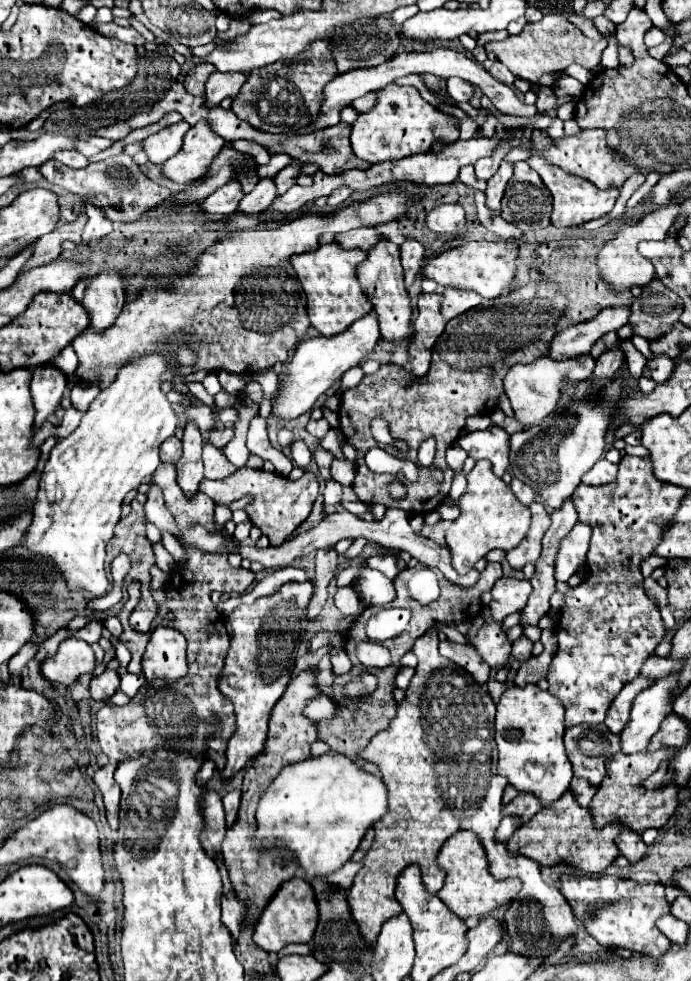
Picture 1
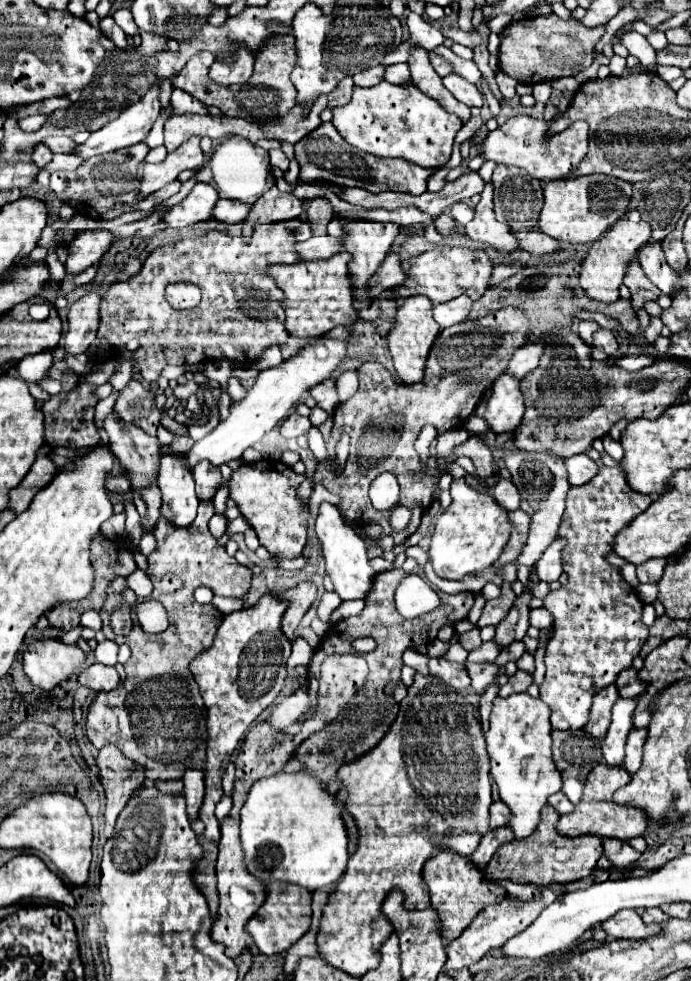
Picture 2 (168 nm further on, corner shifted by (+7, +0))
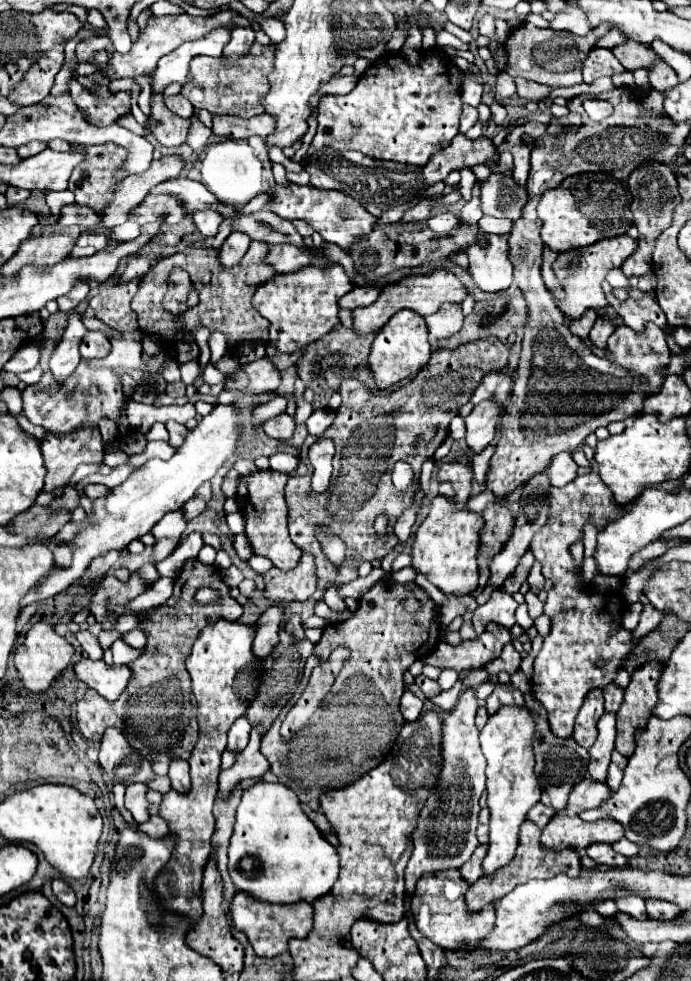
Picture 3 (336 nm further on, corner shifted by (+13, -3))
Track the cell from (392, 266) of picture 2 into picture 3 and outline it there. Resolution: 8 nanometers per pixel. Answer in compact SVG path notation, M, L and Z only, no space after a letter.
M357 286L351 292L347 292L339 302L341 302L341 308L355 310L357 306L371 304L375 298L379 298L379 294L381 294L381 288L377 286Z

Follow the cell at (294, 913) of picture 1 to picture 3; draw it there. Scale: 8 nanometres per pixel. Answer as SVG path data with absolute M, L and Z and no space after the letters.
M237 892L231 902L231 922L239 932L243 932L249 938L257 956L271 958L271 956L283 954L291 938L303 938L311 932L313 908L303 900L295 904L271 904L271 902L257 900L247 892Z

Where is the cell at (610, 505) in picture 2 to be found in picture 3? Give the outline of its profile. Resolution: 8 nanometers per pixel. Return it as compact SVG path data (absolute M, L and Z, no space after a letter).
M597 472L577 476L563 488L551 488L549 498L551 518L547 520L543 532L539 532L539 536L531 542L531 552L543 564L545 578L553 582L553 590L547 592L543 610L551 618L551 632L543 640L543 648L535 658L531 690L549 712L553 734L571 738L575 716L583 704L583 698L589 690L603 688L615 680L625 658L635 646L635 640L633 632L625 630L621 624L623 598L589 590L581 582L581 574L575 570L575 558L569 548L583 538L585 522L595 524L595 528L603 532L611 522L617 522L629 510L615 502L611 490Z

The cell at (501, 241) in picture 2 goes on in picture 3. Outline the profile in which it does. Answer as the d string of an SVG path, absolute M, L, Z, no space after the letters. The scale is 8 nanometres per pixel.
M483 232L479 240L465 248L475 286L483 292L507 290L513 282L513 264L509 260L507 234Z

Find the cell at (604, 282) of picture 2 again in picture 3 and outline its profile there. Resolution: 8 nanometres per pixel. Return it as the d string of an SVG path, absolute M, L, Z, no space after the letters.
M623 234L623 236L615 236L615 238L603 238L587 248L575 248L575 250L567 250L567 252L559 254L553 264L553 270L565 290L565 300L559 302L559 308L563 310L563 314L567 318L579 318L585 310L607 308L609 302L601 288L605 274L611 268L619 268L623 264L623 260L629 254L633 254L635 248L637 248L637 242L629 234Z

